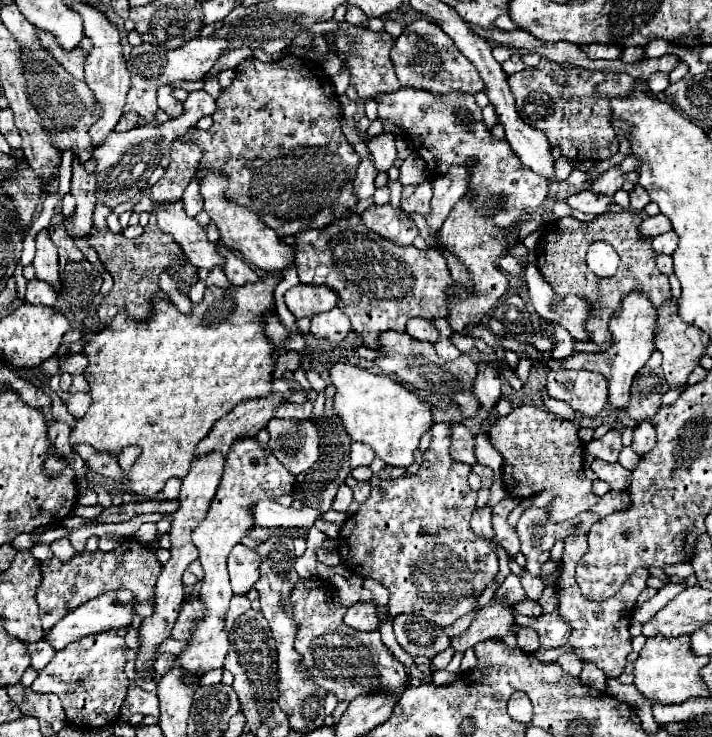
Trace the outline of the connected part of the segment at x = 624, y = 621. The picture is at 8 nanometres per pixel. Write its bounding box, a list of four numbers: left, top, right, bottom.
[558,534,650,678]

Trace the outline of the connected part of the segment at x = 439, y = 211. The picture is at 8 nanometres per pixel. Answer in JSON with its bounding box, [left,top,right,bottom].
[426,166,470,234]

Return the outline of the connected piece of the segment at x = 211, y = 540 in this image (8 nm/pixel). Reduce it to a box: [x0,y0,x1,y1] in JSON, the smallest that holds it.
[180,438,296,688]

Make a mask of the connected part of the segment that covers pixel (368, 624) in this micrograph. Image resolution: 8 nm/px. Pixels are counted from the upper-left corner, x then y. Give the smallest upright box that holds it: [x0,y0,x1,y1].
[344,602,378,632]

